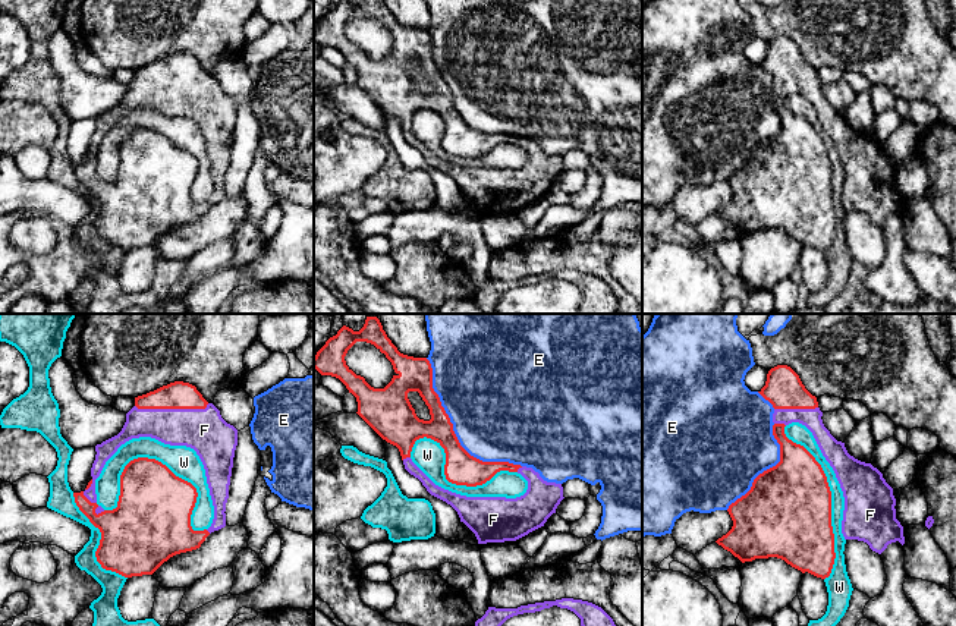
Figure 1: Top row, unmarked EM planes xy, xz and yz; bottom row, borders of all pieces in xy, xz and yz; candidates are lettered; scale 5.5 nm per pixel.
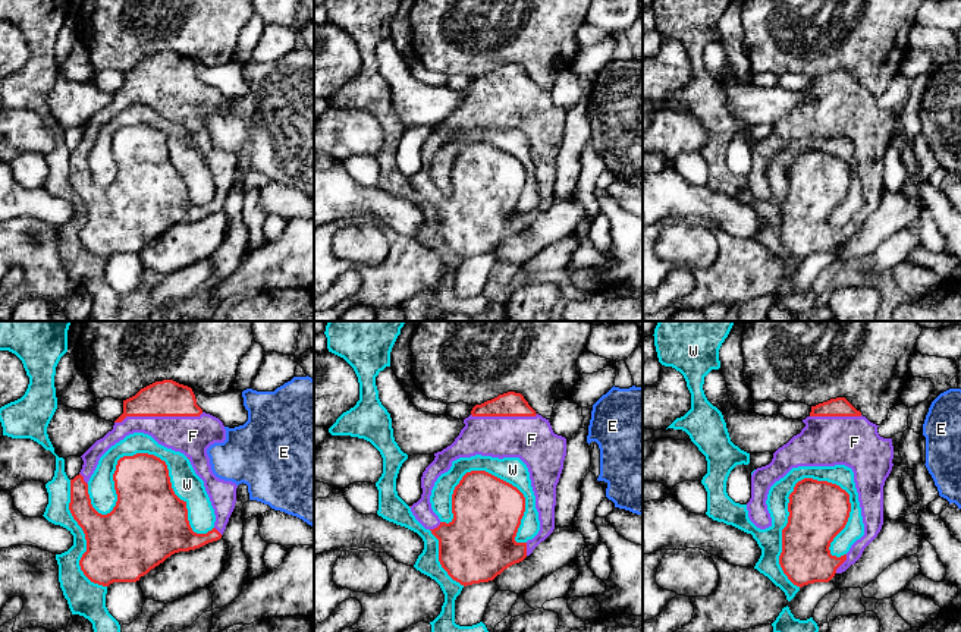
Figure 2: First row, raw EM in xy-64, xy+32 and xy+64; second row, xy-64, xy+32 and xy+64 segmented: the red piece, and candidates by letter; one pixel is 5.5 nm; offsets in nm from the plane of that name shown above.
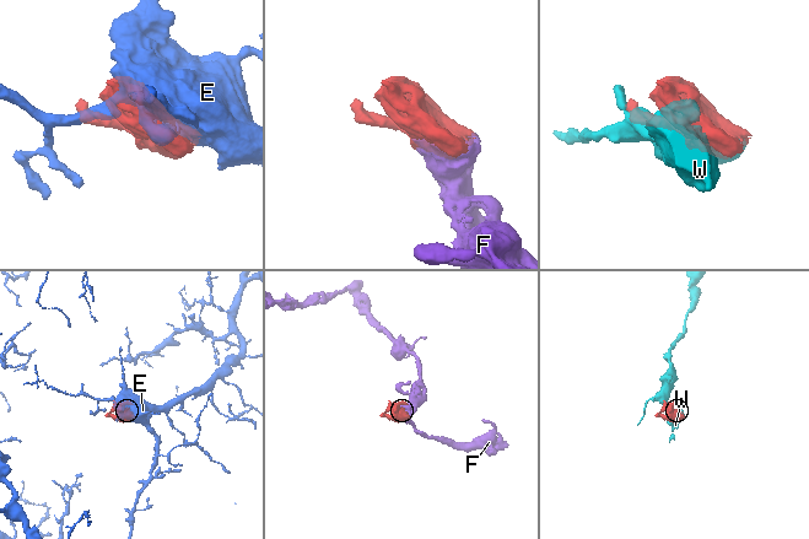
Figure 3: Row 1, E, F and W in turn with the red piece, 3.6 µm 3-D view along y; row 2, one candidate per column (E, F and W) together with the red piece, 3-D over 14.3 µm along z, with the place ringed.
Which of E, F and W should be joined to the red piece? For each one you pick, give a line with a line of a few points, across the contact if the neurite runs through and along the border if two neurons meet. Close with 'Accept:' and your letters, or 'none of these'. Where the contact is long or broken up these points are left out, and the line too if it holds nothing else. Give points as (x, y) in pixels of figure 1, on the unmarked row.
Accept: F

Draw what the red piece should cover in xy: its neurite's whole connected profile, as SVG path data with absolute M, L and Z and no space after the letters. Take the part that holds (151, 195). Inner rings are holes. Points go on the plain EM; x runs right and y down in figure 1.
M174 53L135 69L135 78L126 85L122 103L95 117L92 151L84 163L73 164L79 182L101 204L95 223L101 239L125 249L152 246L170 229L199 220L211 204L224 199L236 117L238 101L227 95L220 82L189 54ZM139 108L151 108L170 117L186 117L196 123L205 141L214 177L214 191L208 201L194 202L191 198L191 186L198 169L196 160L155 130L138 129L125 138L120 147L120 167L116 180L104 182L97 176L95 151L106 133L122 116Z

